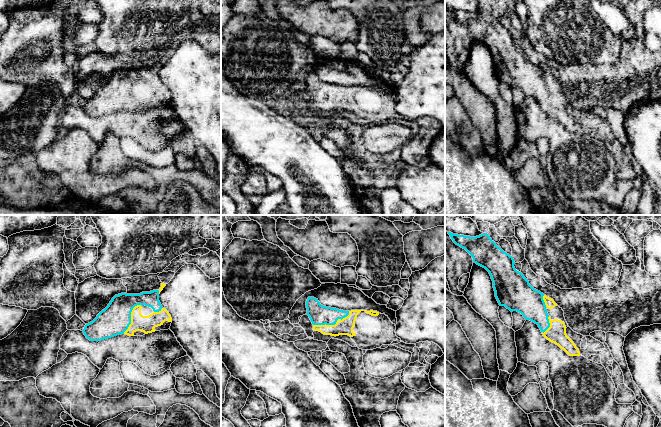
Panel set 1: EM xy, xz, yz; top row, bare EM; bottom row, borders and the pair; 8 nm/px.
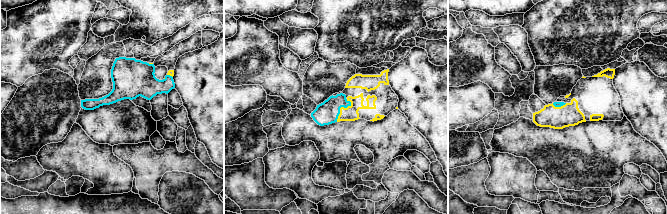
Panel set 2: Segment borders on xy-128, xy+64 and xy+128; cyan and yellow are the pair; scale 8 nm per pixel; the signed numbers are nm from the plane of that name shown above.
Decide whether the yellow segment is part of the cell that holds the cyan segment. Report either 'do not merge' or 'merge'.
merge

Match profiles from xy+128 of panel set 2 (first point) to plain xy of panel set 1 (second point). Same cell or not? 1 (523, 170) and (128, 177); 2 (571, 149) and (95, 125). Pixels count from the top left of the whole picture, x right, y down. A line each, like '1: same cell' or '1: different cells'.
1: same cell
2: same cell

